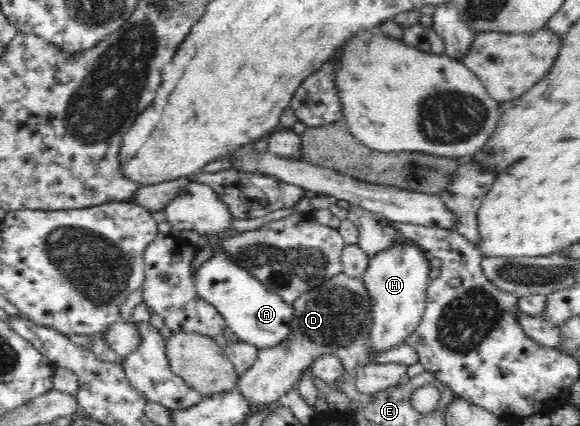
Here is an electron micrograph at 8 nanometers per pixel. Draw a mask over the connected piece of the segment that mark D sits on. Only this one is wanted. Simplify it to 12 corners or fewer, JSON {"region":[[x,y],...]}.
{"region":[[343,273],[293,302],[291,332],[238,381],[280,402],[325,354],[362,408],[356,371],[374,330],[363,278]]}

